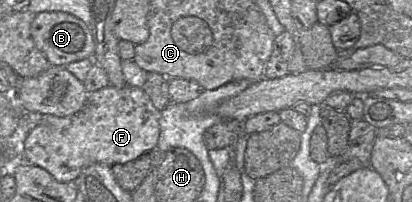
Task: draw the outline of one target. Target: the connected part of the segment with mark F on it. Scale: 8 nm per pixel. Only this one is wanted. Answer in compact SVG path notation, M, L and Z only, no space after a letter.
M108 85L89 93L77 113L57 117L43 115L30 130L22 149L22 159L49 172L58 182L67 183L89 166L128 163L157 147L161 111L156 109L142 88Z

